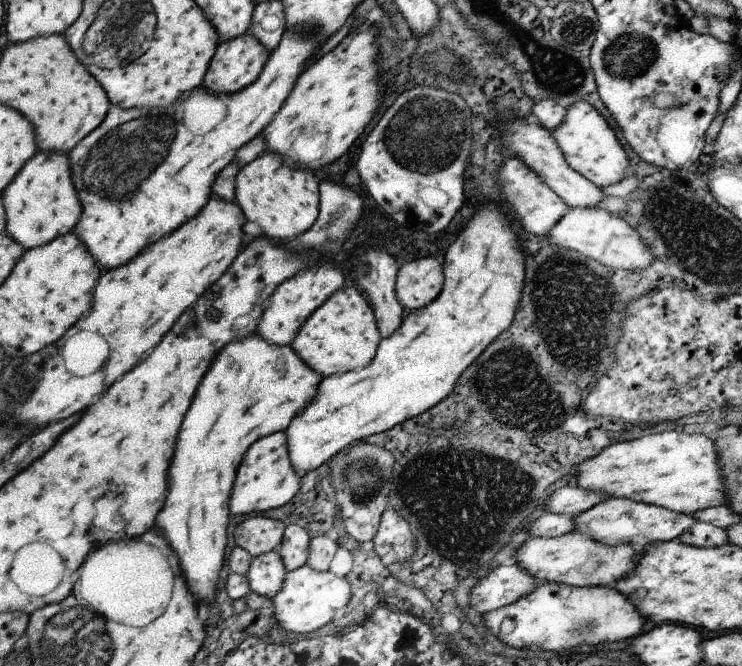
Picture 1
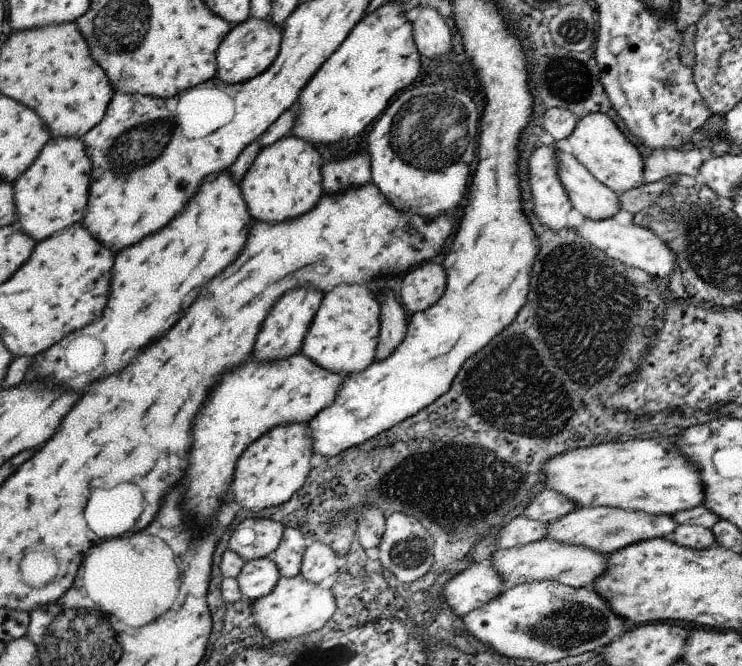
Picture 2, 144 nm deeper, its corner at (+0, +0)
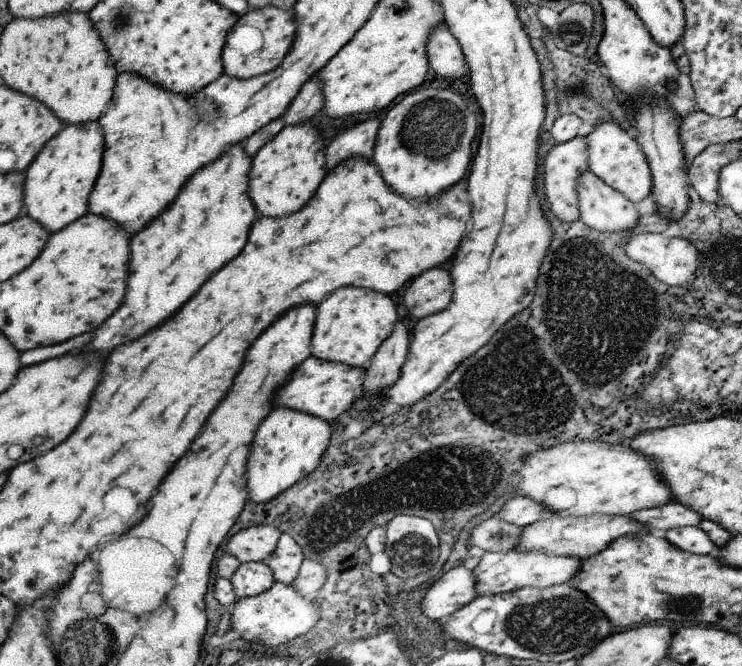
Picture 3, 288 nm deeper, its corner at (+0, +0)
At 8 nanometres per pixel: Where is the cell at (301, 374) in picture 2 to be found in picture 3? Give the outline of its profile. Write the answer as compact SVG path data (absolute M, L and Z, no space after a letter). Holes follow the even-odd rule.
M309 356L299 368L295 368L293 378L283 386L279 392L279 402L281 408L291 408L297 412L305 412L311 416L317 416L325 422L335 422L339 414L347 412L353 402L363 394L363 380L365 380L365 370L353 368L347 364L335 364L335 362L325 362L317 360L315 356Z

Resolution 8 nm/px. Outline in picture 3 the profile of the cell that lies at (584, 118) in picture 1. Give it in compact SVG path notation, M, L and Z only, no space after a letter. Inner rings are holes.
M605 122L601 126L597 126L595 130L591 130L587 136L587 162L589 162L589 172L599 176L607 186L611 186L613 190L621 192L627 200L641 202L643 198L647 198L653 190L653 174L649 174L651 168L647 168L649 162L645 162L647 156L643 156L645 152L639 150L639 142L635 142L633 138L629 138L625 134L625 130L621 130L617 124Z

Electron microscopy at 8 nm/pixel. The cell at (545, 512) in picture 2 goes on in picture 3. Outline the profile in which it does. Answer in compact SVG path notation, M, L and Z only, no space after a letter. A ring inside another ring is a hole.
M513 494L511 498L507 498L507 502L503 502L503 506L499 506L499 512L493 514L493 518L499 518L517 528L525 528L537 520L551 518L551 516L553 514L549 510L537 506L537 502L533 502L531 498L523 498L519 494Z

